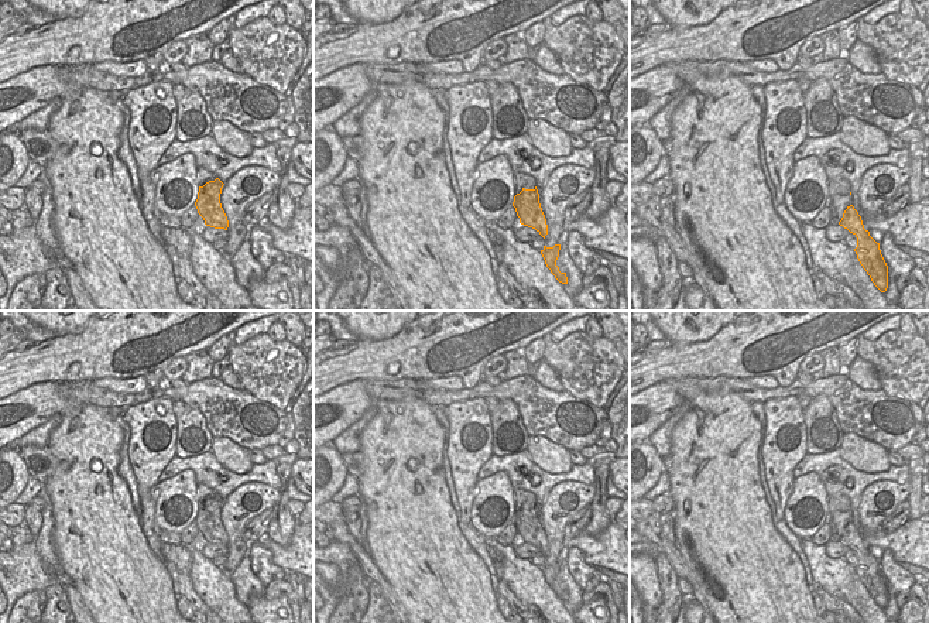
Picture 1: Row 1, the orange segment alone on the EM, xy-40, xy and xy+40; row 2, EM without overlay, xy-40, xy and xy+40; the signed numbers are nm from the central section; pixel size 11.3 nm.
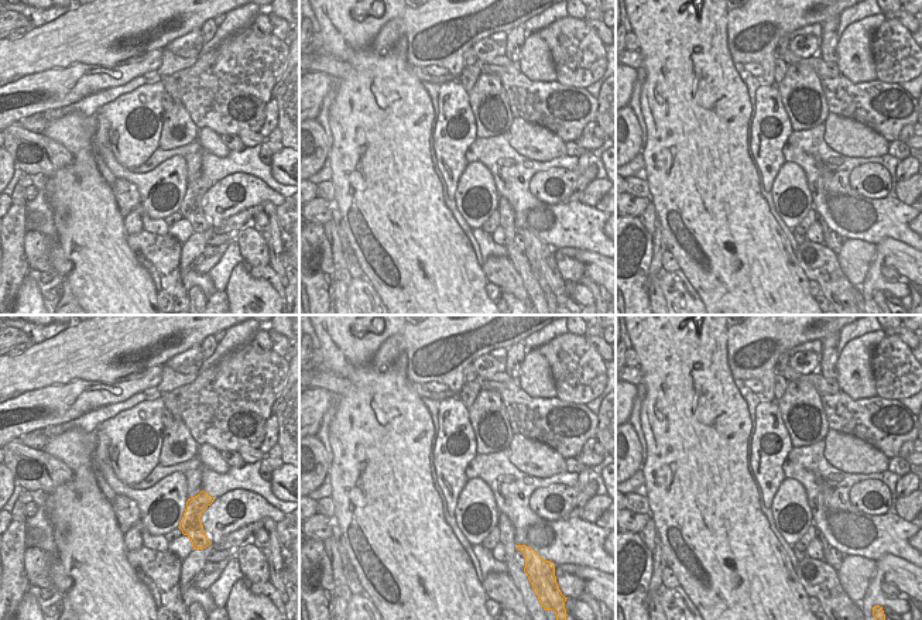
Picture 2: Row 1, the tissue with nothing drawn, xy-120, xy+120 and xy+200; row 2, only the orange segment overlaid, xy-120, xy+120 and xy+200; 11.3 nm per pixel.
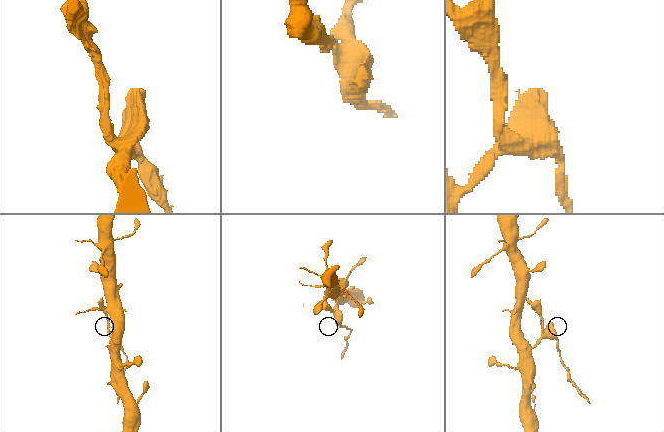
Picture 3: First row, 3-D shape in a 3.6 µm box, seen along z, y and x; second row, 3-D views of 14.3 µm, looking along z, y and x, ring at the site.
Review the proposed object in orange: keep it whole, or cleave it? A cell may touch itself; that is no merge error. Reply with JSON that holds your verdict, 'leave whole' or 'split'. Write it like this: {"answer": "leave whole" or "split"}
{"answer": "split"}

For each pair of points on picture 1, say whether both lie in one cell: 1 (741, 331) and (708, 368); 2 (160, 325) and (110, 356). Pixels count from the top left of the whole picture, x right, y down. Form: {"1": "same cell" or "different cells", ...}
{"1": "same cell", "2": "same cell"}

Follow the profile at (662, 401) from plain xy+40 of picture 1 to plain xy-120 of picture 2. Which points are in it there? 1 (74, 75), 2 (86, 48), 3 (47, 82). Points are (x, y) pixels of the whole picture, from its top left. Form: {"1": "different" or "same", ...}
{"1": "same", "2": "different", "3": "same"}

